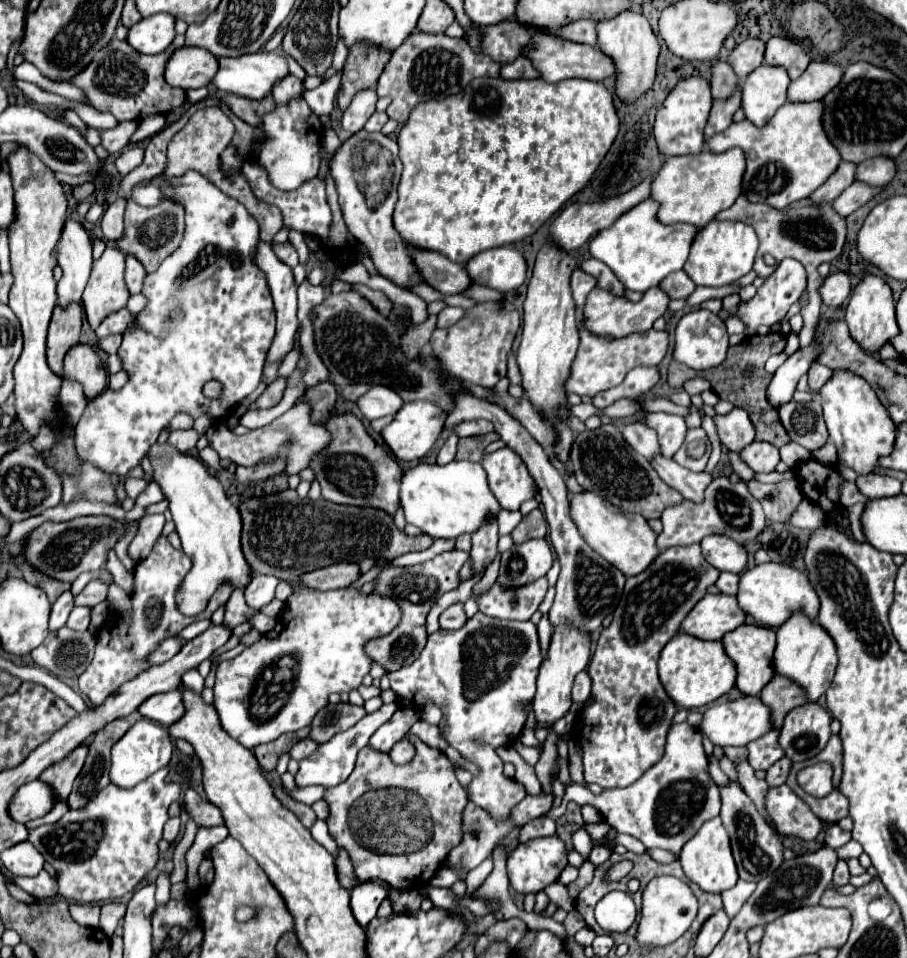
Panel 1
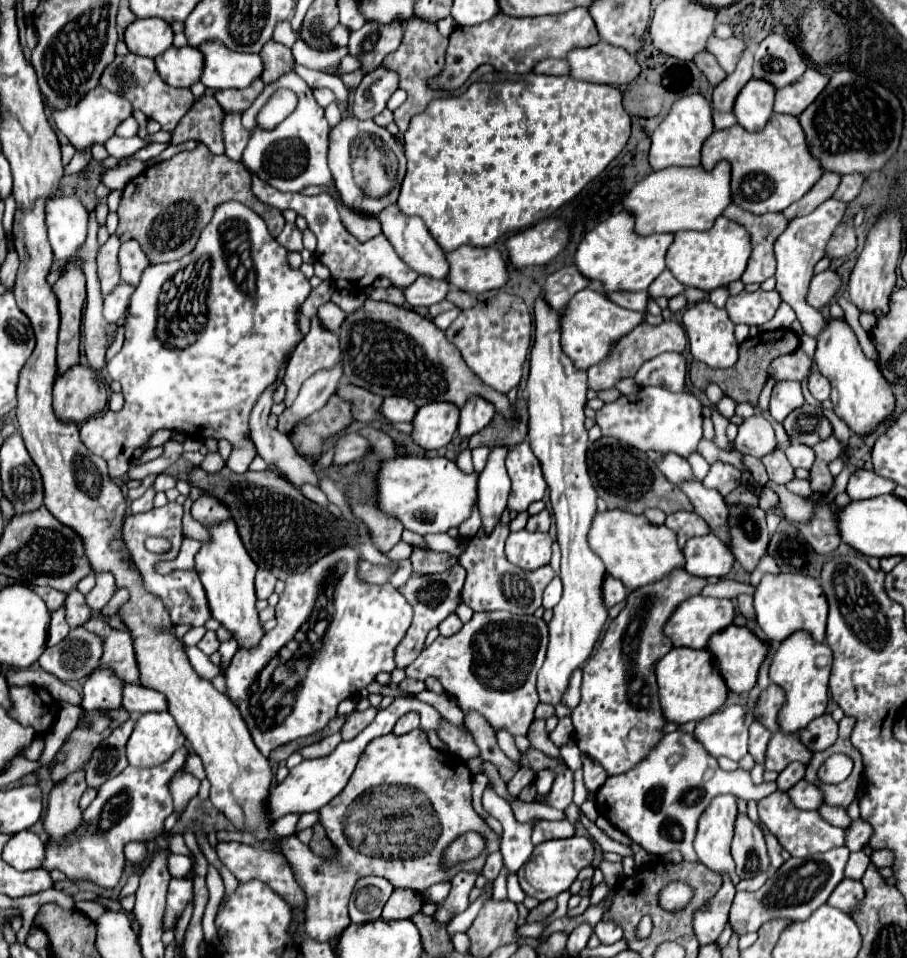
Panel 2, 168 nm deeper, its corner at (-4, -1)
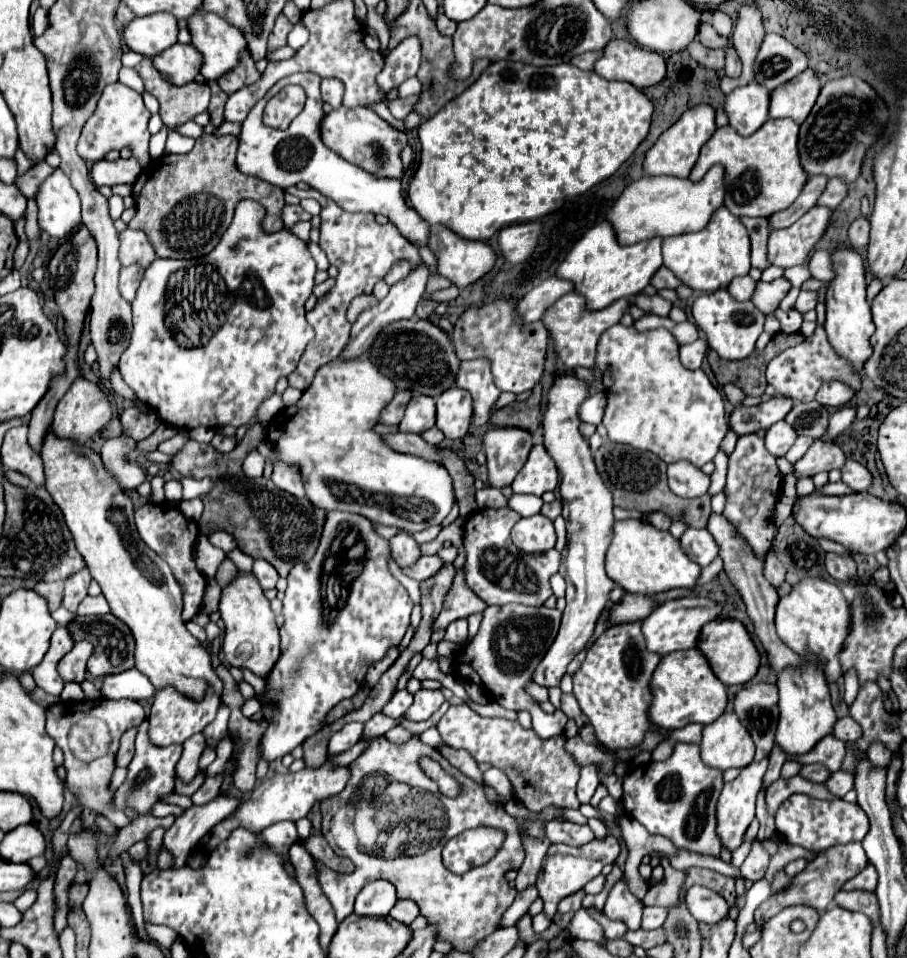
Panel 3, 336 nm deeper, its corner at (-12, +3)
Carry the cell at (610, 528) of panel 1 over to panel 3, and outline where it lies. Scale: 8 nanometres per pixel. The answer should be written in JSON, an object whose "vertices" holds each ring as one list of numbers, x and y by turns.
{"vertices":[[624,519,614,525,614,539,606,555,606,573,628,593,656,595,670,589,692,589,700,579,702,567,686,557,680,549,680,541,668,531,658,531,638,519]]}

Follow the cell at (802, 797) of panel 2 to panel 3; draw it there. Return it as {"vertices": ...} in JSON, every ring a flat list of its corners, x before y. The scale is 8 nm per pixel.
{"vertices":[[838,771,832,773,832,777,824,783,828,787,828,791,832,791,838,797,844,797,852,787,854,787,854,775,846,773,846,771]]}

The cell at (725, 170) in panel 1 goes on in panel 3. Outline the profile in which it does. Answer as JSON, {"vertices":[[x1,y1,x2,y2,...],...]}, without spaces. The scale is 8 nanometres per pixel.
{"vertices":[[714,165,698,183,692,183,690,179,676,179,676,177,642,177,630,183,620,193,612,209,608,211,606,221,612,225,620,245,634,245,634,243,654,239,654,237,672,237,680,233,700,231,704,225,708,225,712,213,720,205,724,205,724,169,720,165]]}

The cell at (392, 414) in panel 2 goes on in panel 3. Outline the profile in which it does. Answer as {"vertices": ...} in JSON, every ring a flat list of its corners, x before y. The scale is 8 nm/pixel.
{"vertices":[[416,395,406,407,406,415,400,423,400,431,404,433,424,433,436,423,436,403,432,397]]}

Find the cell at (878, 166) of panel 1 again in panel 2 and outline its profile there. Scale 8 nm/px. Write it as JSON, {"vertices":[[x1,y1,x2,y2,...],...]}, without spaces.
{"vertices":[[842,175,842,183,834,193,834,199,854,201,862,193,864,181,866,181,866,175]]}

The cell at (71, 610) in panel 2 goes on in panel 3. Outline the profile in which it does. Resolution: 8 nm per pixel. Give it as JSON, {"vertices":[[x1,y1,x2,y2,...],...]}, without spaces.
{"vertices":[[88,567,80,569,78,573,74,573,72,577,66,579,66,583,64,583,64,599,62,599,62,605,64,605,68,611,76,613,80,601,82,601,82,599,86,597,86,593,88,593,90,581,92,581,92,577,90,577]]}

